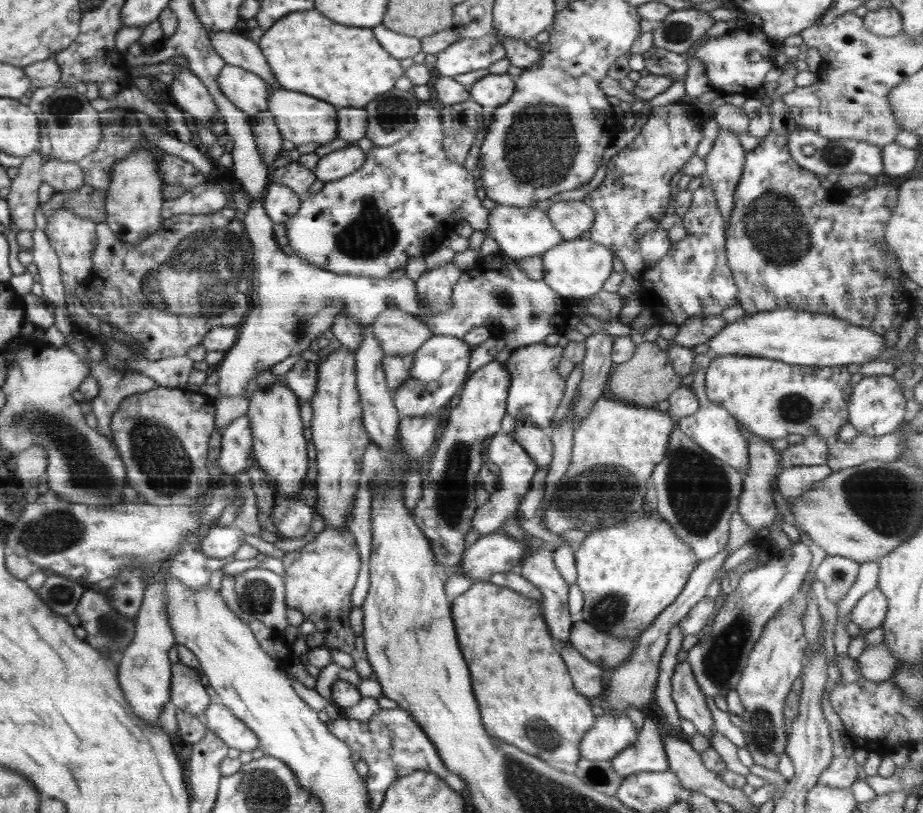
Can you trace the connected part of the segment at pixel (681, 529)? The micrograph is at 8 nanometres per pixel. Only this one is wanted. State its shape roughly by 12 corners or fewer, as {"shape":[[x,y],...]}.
{"shape":[[676,424],[655,512],[698,560],[728,542],[744,474]]}

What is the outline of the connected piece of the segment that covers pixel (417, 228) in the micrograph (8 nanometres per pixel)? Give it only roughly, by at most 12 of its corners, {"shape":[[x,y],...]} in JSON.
{"shape":[[440,112],[304,197],[294,254],[382,279],[462,220],[476,180],[442,150]]}

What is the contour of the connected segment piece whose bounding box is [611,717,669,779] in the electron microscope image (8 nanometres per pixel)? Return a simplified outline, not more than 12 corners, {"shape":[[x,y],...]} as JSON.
{"shape":[[647,717],[638,739],[612,758],[622,779],[668,771],[661,722]]}

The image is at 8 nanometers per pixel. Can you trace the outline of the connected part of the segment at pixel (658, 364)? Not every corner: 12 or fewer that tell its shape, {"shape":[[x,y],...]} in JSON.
{"shape":[[655,343],[616,364],[610,390],[646,408],[683,380]]}

